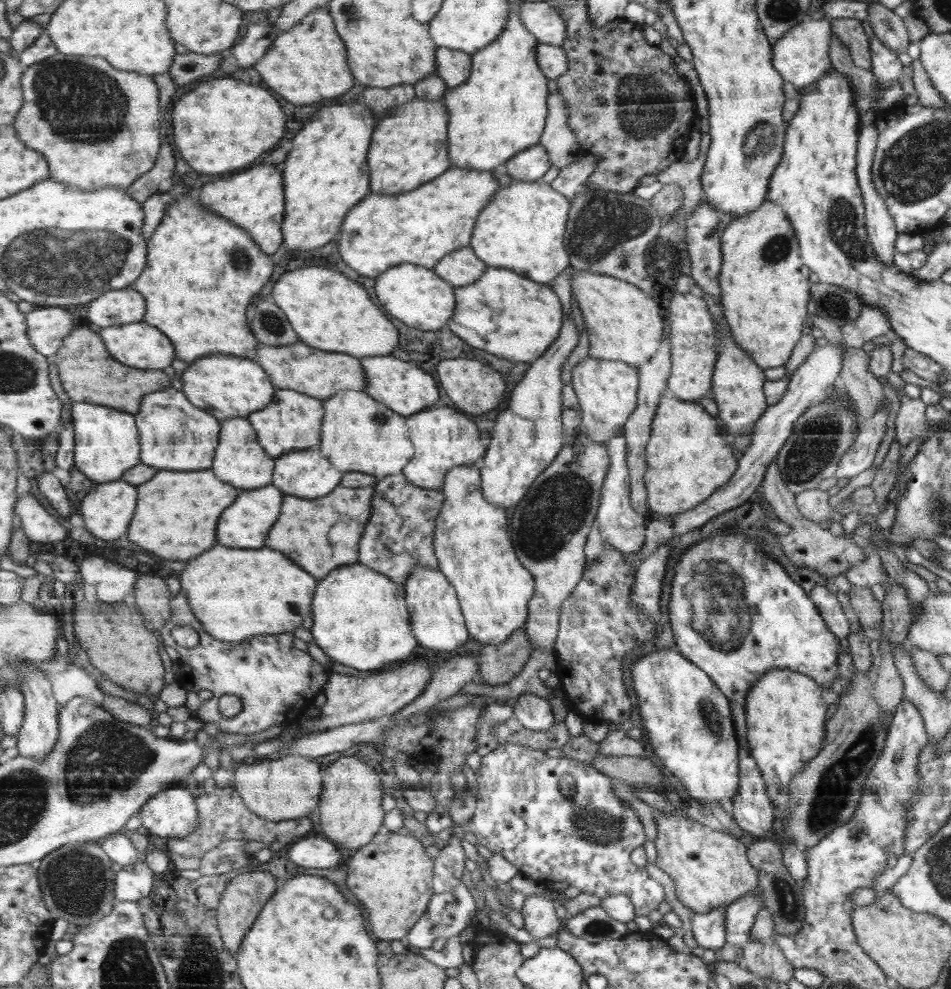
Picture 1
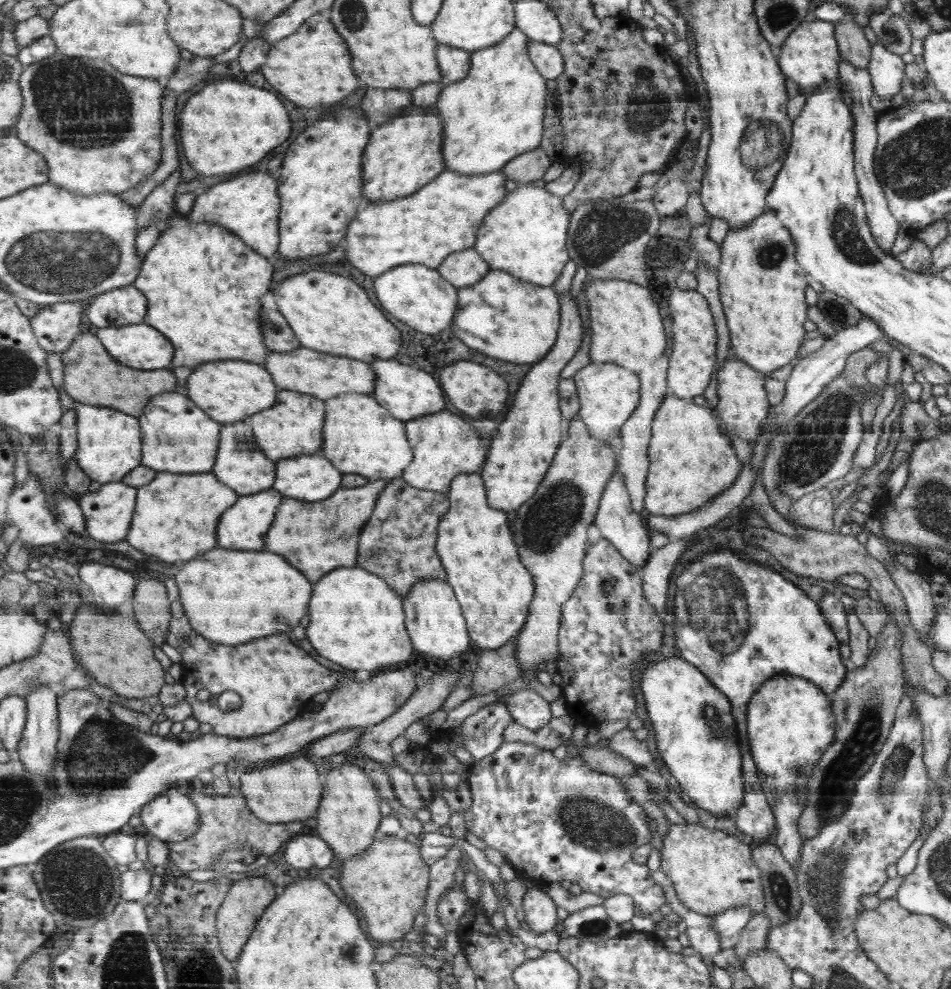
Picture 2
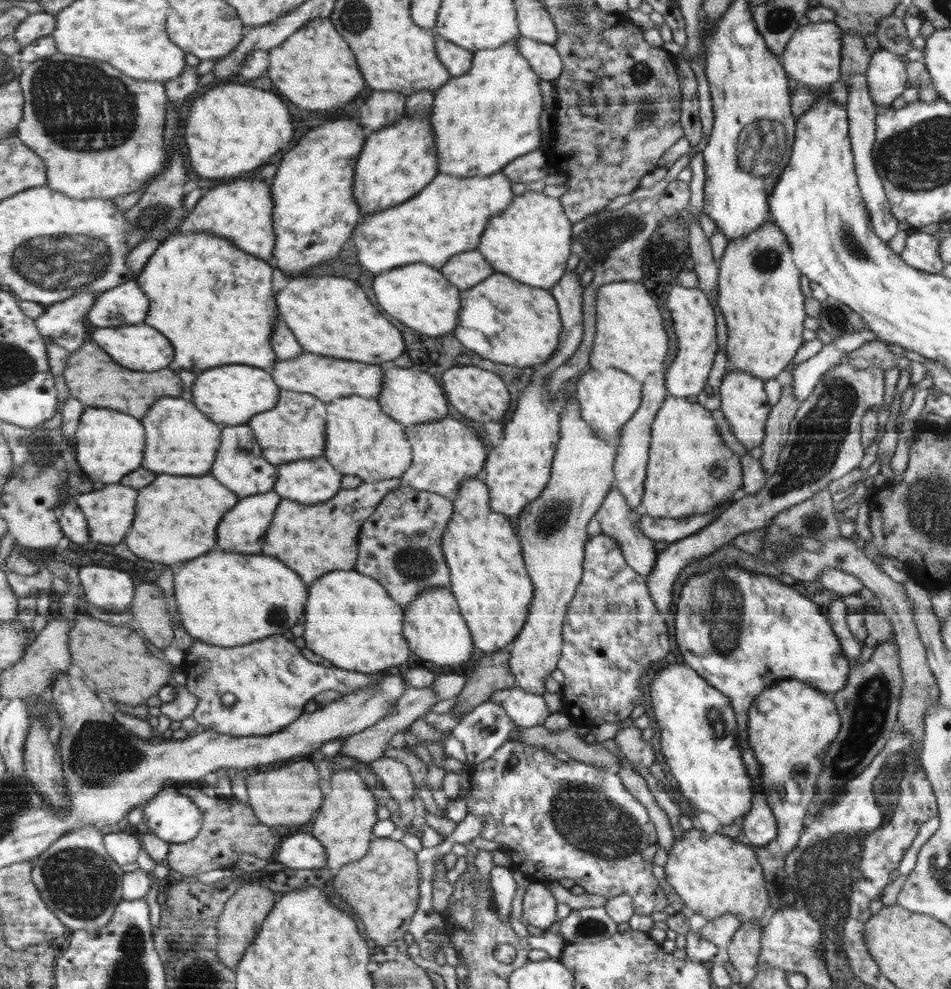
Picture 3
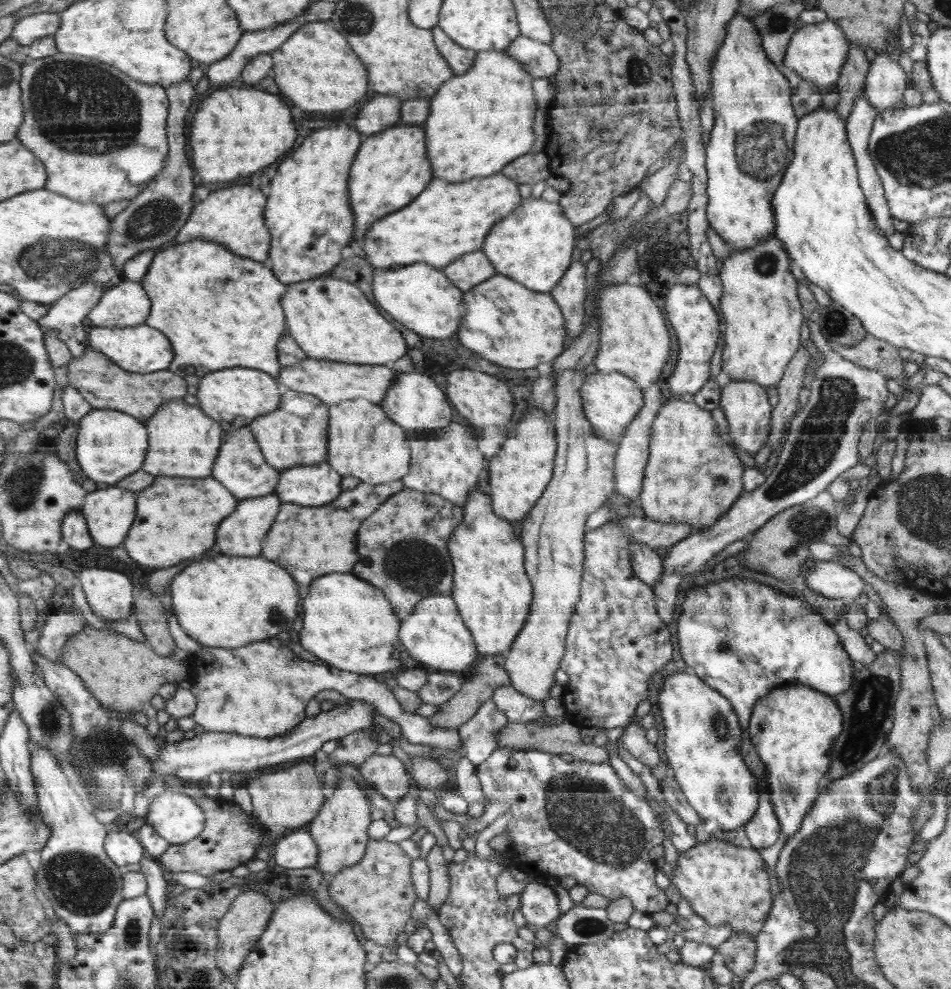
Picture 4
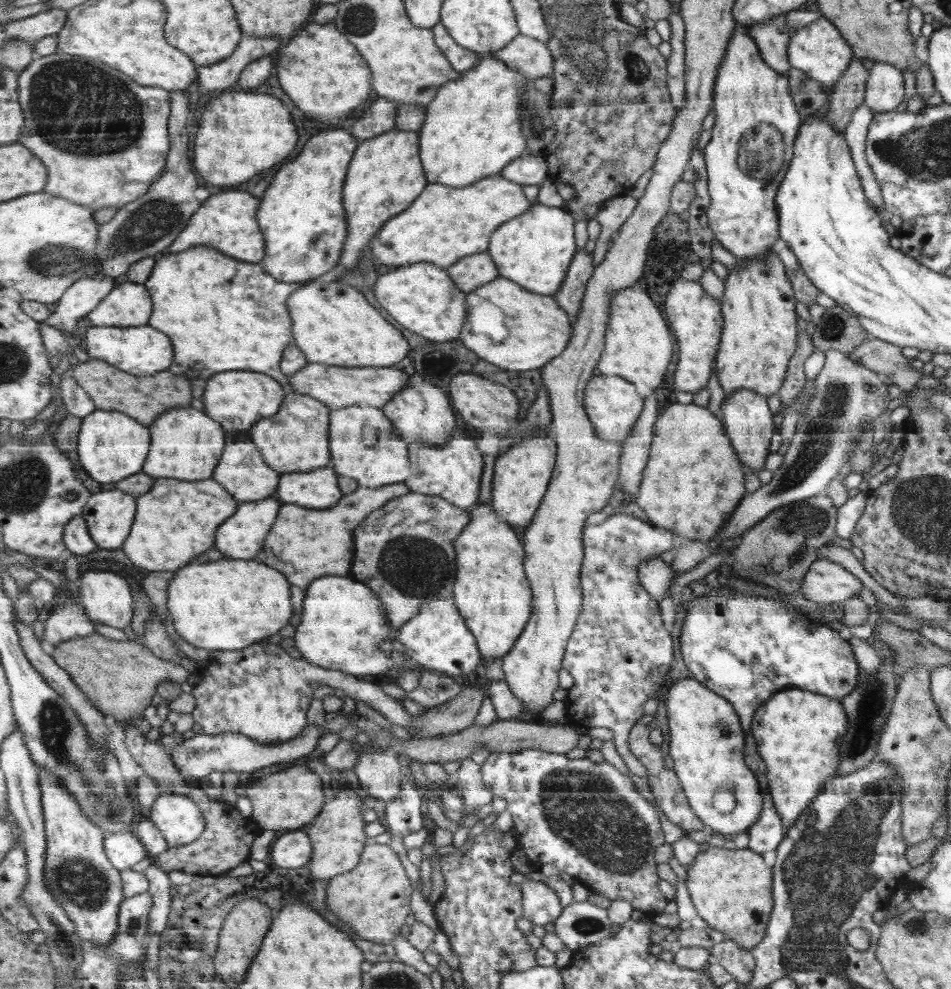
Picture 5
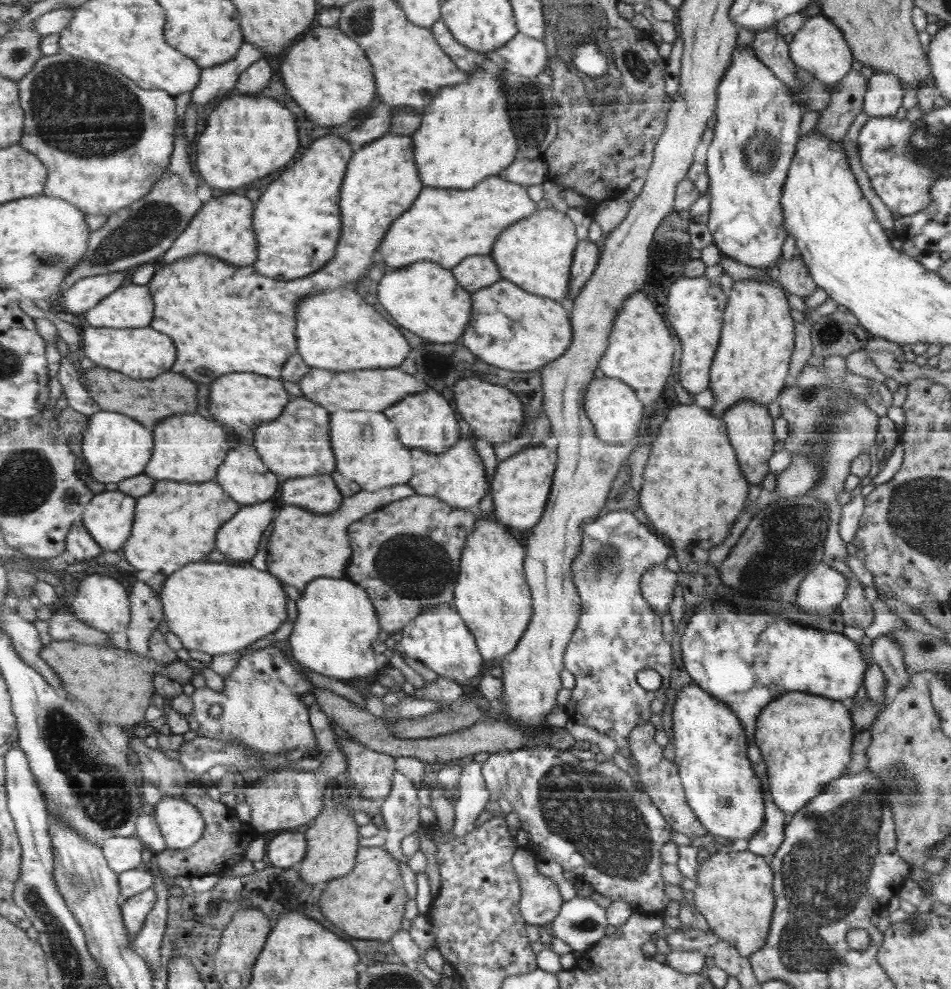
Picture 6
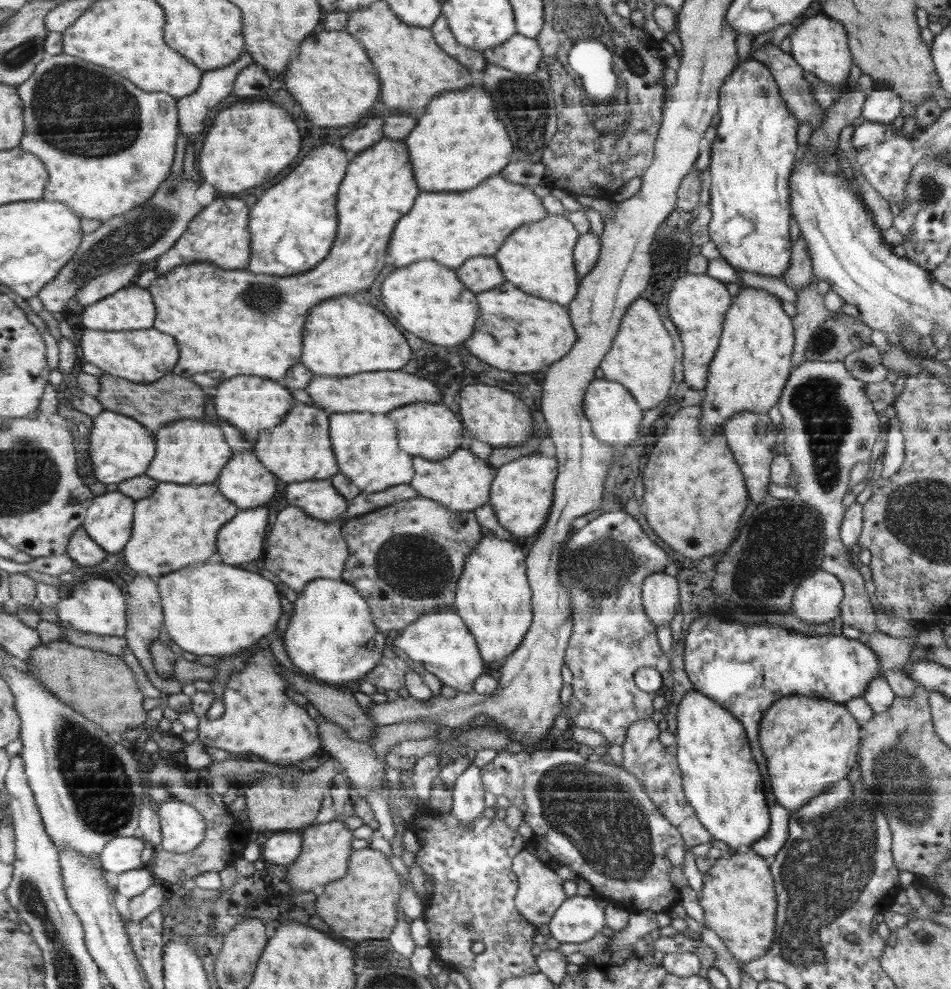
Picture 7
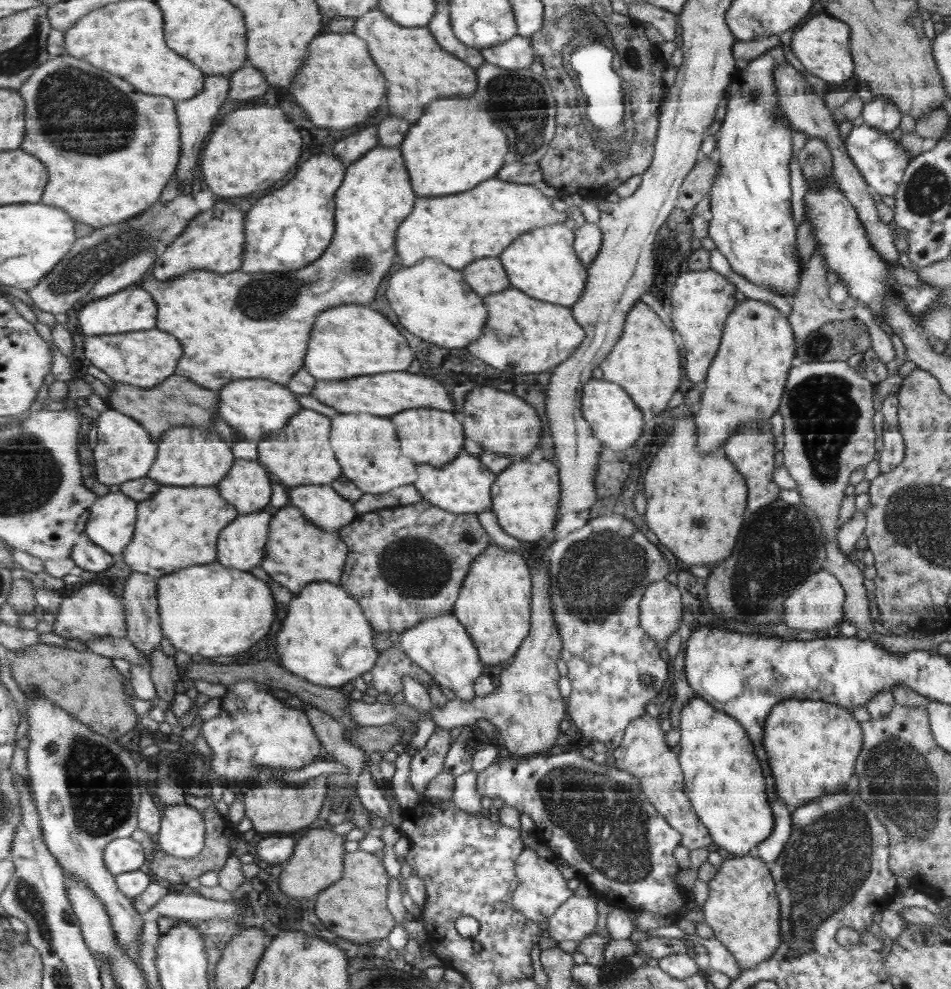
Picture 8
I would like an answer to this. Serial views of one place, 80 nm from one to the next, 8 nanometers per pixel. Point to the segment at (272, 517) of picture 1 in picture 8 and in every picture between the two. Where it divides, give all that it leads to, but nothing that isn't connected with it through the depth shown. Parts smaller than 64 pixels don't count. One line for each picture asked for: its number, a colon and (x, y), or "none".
2: (245, 527)
3: (244, 531)
4: (241, 535)
5: (243, 536)
6: (240, 538)
7: (241, 542)
8: (242, 546)

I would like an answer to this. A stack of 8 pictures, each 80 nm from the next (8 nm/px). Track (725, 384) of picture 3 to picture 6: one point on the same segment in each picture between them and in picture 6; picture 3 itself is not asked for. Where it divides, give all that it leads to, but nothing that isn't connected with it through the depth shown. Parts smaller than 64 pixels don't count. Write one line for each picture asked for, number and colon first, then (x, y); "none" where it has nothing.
4: (746, 405)
5: (748, 416)
6: (750, 426)

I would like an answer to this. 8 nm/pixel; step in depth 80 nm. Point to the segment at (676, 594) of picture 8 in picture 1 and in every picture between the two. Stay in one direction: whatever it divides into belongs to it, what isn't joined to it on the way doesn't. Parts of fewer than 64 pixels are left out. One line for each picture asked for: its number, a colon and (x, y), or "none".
1: (620, 526)
2: (618, 522)
3: (616, 518)
4: (648, 562)
5: (656, 574)
6: (658, 584)
7: (660, 592)

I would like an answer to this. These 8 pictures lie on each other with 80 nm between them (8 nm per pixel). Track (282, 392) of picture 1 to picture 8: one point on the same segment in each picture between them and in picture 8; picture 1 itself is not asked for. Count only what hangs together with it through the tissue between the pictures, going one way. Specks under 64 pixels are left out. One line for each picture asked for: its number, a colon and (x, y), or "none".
2: (293, 427)
3: (295, 429)
4: (295, 434)
5: (297, 439)
6: (298, 444)
7: (300, 448)
8: (300, 453)

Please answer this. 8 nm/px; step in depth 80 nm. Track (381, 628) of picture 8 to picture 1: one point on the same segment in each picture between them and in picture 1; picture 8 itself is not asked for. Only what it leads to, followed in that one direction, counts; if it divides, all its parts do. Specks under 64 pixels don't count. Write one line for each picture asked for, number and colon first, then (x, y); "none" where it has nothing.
1: (399, 535)
2: (398, 543)
3: (400, 545)
4: (402, 548)
5: (404, 552)
6: (407, 555)
7: (405, 559)

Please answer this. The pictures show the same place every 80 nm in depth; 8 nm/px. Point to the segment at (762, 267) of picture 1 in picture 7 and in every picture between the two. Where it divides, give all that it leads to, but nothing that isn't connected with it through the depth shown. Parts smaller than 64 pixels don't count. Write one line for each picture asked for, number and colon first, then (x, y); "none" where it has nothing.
2: (761, 287)
3: (759, 287)
4: (761, 306)
5: (759, 337)
6: (752, 361)
7: (754, 359)

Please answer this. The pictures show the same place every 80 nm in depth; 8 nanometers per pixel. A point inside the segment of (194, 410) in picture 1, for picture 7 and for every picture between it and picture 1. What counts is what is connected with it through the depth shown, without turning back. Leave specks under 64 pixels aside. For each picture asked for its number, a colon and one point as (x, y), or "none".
2: (182, 437)
3: (175, 420)
4: (186, 441)
5: (188, 444)
6: (189, 447)
7: (191, 452)

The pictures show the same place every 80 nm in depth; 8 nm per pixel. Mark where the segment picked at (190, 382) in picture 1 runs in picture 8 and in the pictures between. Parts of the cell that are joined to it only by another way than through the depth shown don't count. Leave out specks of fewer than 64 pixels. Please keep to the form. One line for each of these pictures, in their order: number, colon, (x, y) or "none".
2: (230, 391)
3: (232, 394)
4: (237, 396)
5: (238, 399)
6: (242, 401)
7: (252, 403)
8: (253, 408)

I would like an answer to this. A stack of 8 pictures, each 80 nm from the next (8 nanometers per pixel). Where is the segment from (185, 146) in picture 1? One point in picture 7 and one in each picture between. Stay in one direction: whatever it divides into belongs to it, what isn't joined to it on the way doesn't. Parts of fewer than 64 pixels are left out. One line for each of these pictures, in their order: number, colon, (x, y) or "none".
2: (229, 126)
3: (233, 129)
4: (238, 131)
5: (243, 134)
6: (231, 155)
7: (251, 142)

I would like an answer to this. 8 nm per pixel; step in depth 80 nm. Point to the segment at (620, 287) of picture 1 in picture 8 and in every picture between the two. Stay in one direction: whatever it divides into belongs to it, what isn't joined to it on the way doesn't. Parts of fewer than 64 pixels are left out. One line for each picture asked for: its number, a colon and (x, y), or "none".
2: (627, 330)
3: (629, 336)
4: (633, 338)
5: (639, 346)
6: (640, 352)
7: (642, 359)
8: (645, 362)

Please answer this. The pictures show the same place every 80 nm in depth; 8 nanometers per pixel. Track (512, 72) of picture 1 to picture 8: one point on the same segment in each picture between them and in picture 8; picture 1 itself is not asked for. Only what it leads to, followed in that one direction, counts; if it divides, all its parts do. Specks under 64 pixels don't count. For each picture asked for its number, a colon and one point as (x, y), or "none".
2: (497, 112)
3: (483, 120)
4: (480, 121)
5: (471, 130)
6: (465, 135)
7: (458, 142)
8: (454, 146)

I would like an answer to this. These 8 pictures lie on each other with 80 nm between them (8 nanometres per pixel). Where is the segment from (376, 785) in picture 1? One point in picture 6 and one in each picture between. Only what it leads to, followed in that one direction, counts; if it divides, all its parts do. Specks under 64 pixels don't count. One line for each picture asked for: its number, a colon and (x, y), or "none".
2: (348, 816)
3: (343, 825)
4: (340, 831)
5: (337, 834)
6: (331, 840)

